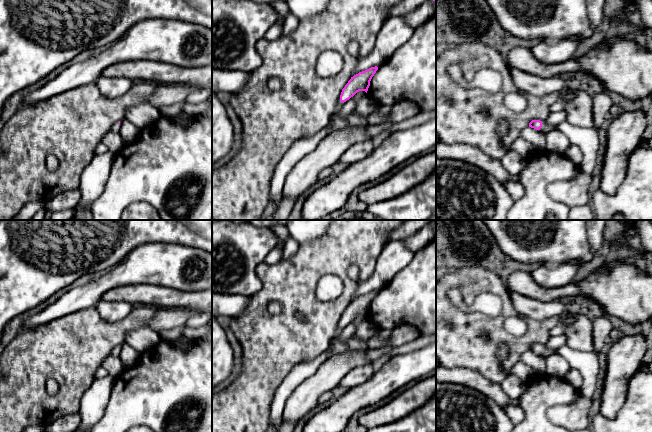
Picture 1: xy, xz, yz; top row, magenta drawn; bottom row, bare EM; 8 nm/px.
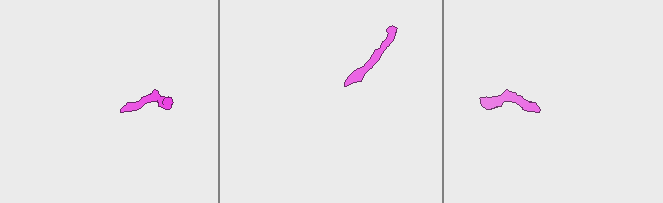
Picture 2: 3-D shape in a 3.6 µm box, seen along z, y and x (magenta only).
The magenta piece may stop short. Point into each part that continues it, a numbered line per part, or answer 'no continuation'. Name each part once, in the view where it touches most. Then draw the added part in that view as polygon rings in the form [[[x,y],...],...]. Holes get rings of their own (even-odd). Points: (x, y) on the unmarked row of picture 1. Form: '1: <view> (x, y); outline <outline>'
1: yz (586, 363); outline [[[563,345],[556,350],[550,350],[542,346],[540,354],[542,357],[556,353],[563,357],[571,368],[576,369],[582,376],[582,386],[580,393],[582,396],[592,400],[597,387],[599,377],[599,357],[597,353],[579,351]]]

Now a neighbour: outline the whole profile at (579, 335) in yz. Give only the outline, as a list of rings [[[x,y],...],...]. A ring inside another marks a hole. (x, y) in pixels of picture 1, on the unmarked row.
[[[565,312],[560,319],[573,316],[574,321],[565,330],[566,345],[572,349],[595,352],[593,343],[593,322],[582,314]]]

